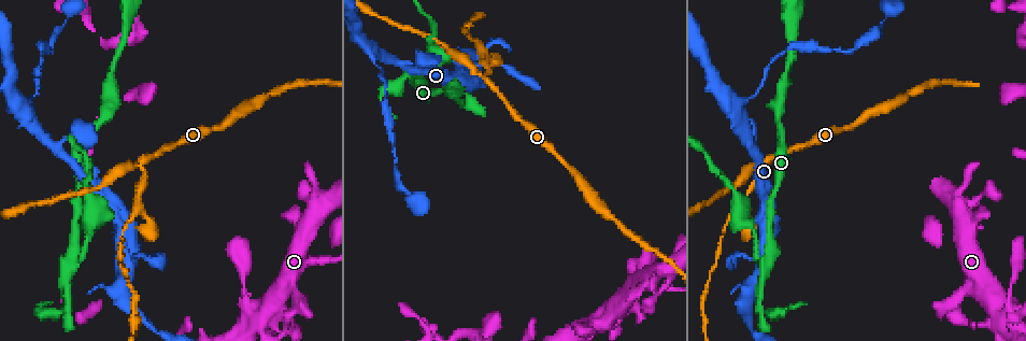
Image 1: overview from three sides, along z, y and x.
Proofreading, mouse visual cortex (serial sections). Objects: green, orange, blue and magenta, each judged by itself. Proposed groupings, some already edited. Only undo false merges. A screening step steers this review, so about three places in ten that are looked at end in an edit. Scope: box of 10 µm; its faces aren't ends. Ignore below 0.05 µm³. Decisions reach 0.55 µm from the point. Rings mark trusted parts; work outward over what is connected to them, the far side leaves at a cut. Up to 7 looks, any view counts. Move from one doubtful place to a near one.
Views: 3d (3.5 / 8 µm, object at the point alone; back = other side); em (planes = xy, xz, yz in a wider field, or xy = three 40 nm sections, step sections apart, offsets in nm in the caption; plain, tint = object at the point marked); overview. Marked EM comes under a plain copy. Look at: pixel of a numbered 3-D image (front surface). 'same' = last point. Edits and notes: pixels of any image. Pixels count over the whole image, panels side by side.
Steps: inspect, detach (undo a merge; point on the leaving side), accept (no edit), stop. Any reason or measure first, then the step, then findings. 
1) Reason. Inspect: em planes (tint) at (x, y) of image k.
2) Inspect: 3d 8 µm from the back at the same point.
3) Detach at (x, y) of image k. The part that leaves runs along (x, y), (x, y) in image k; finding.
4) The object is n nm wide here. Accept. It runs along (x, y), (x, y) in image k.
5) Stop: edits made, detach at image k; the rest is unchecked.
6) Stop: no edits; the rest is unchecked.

Side arm on a straight run. Inspect: 3d 3.5 µm at (138, 165) of image 1.

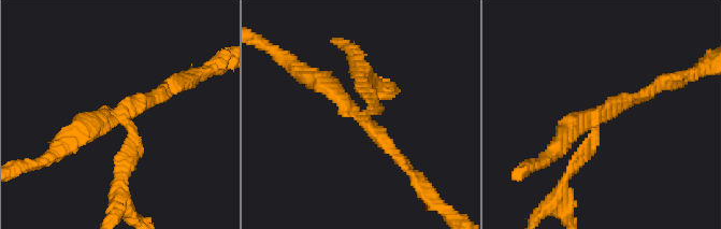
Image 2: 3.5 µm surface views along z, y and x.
3 arms meet here; the arms are 150, 200, 300 nm wide; need the tissue. Inspect: em xy step 3 (tint) at (363, 117) of image 2.

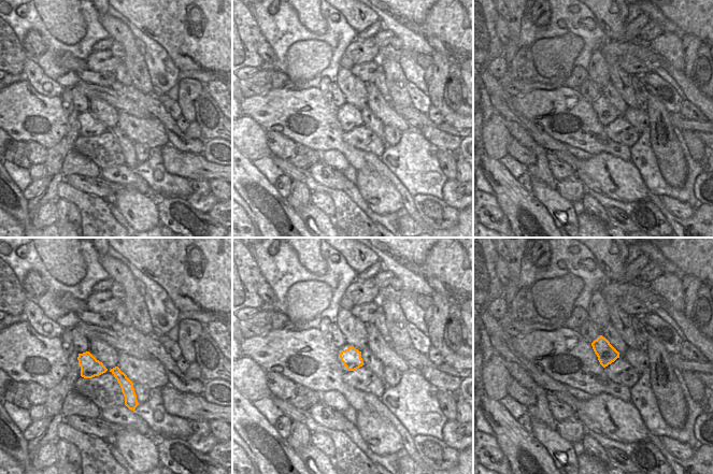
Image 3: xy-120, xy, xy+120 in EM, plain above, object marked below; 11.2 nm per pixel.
Detach at (579, 161) of image 2. The part that leaves runs along (594, 130), (562, 189), (539, 212) in image 2; two cells meet here.

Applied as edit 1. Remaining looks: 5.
See it whole again. Inspect: overview.

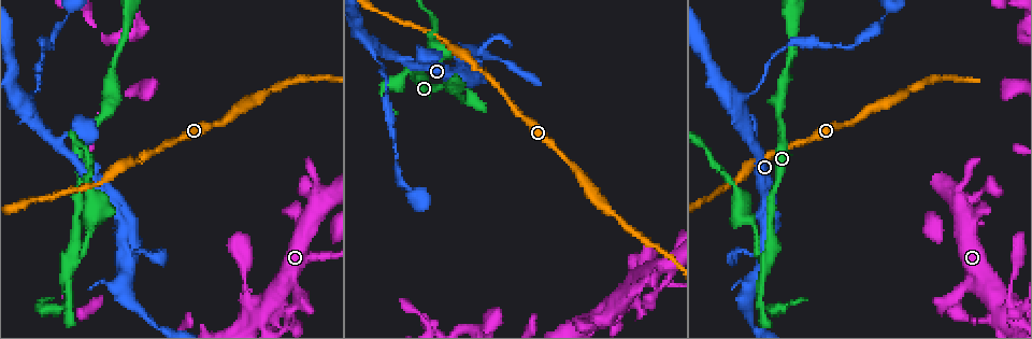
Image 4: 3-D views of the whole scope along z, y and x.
Arms run side by side. Inspect: 3d 3.5 µm at (75, 261) of image 4.

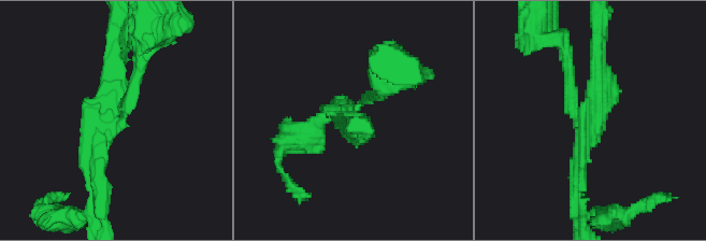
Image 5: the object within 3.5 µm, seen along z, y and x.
Inspect: em xy step 1 (tint) at (111, 124) of image 5.

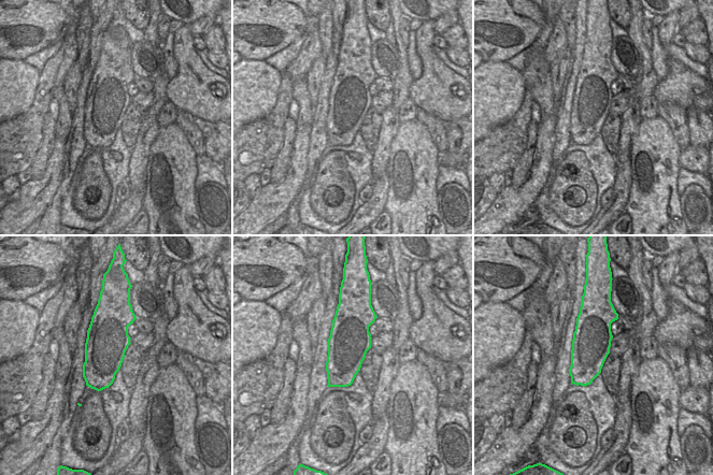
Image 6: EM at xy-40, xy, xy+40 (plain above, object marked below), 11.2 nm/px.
Another direction. Inspect: em xy step 5 (tint) at the same point.

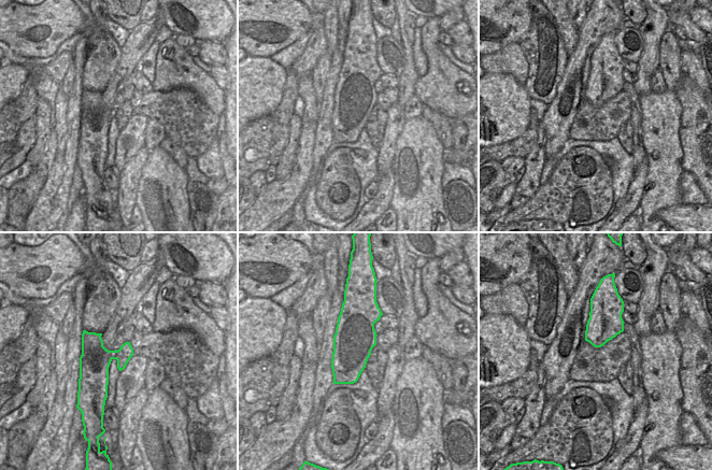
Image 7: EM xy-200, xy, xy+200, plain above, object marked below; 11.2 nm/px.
3 arms meet here; the arms are 200, 200, 250 nm wide. Detach at (135, 86) of image 5. The part that leaves runs along (117, 122), (141, 42), (154, 36) in image 5; a second cell is stuck on.

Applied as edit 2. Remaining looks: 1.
Stop: edits made, detach at image 2, detach at image 5; the rest is unchecked.

